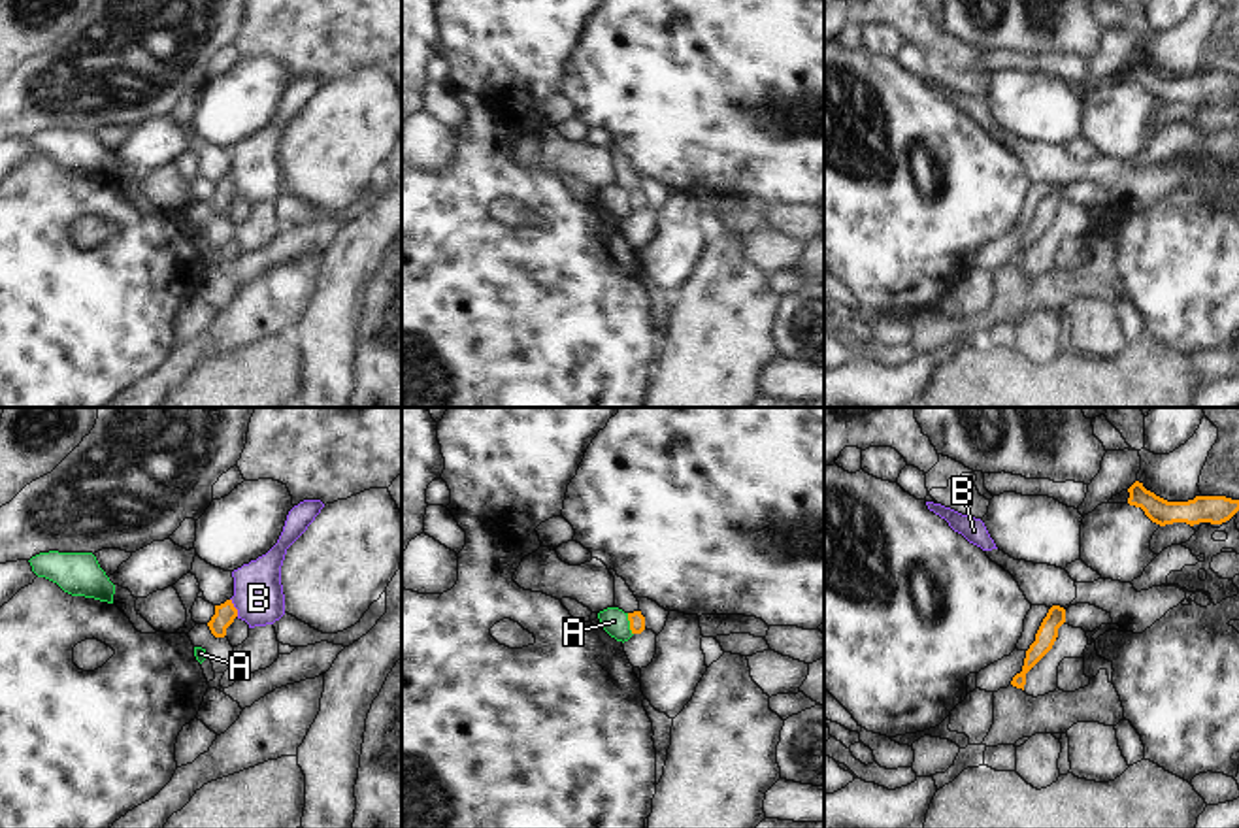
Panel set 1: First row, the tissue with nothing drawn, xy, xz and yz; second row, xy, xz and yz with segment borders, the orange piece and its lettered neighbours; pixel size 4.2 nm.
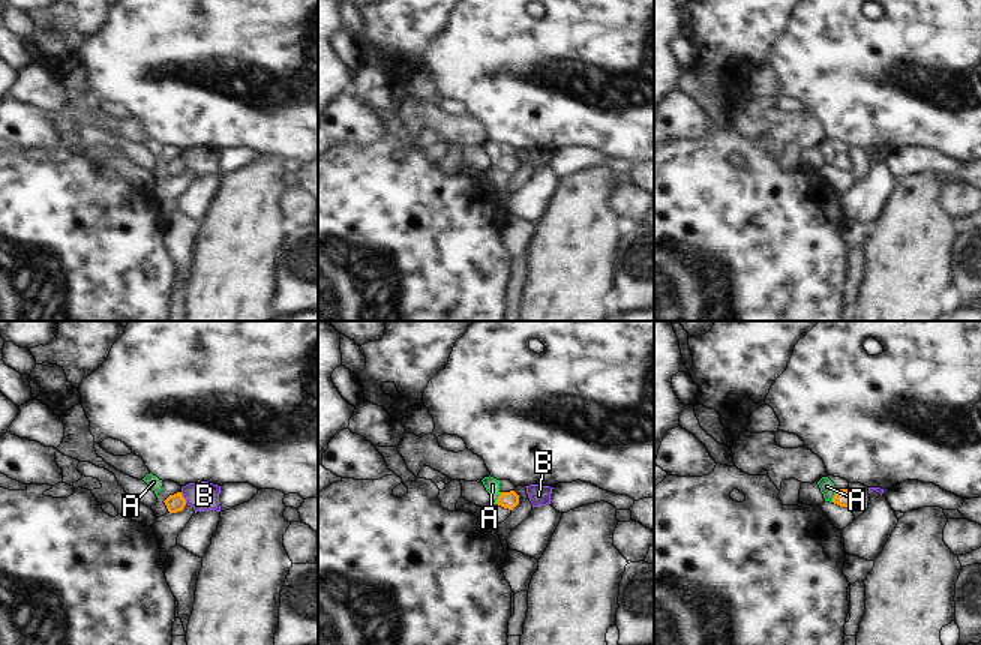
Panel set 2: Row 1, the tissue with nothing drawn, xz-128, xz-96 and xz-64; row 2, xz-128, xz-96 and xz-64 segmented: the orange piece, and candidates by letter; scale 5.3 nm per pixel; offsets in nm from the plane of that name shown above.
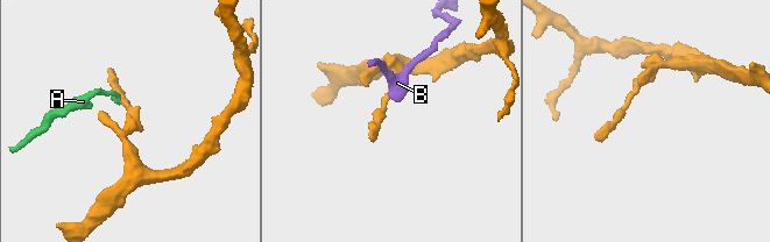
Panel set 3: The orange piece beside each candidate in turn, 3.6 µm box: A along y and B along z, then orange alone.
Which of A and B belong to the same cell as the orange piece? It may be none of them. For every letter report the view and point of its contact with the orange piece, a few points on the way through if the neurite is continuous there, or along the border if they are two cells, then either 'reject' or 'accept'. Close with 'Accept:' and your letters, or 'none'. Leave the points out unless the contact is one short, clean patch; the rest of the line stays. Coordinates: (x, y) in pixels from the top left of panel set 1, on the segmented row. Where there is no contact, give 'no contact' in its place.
A: xz (630, 625) | along xz (627, 613), (632, 634) | reject
B: xy (234, 608) | along xy (231, 598), (238, 615) | reject
Accept: none

